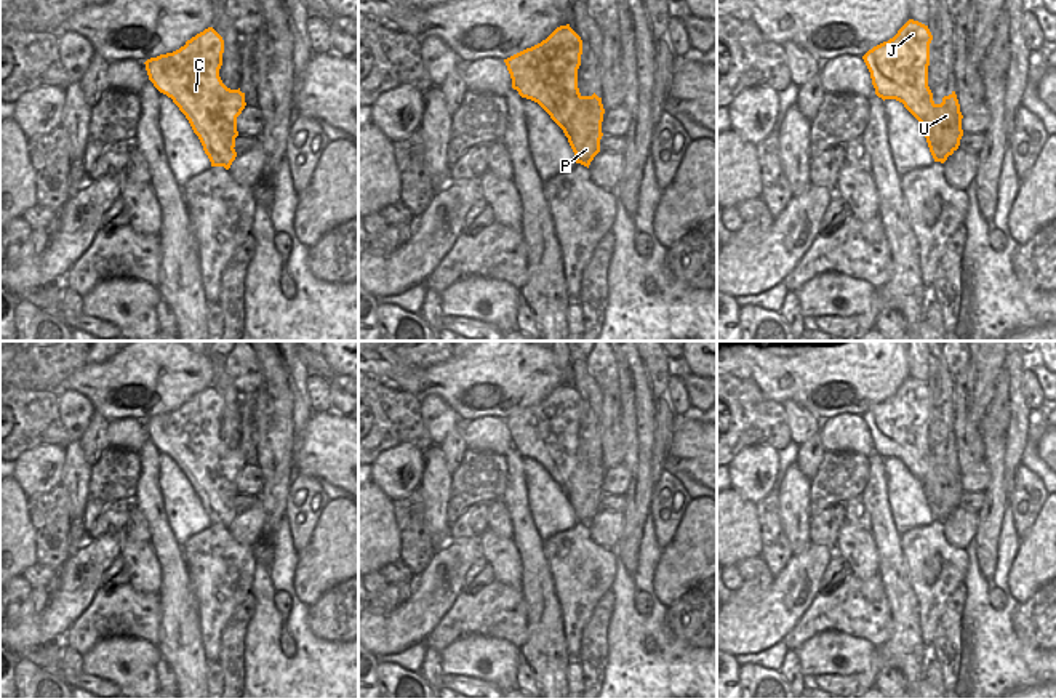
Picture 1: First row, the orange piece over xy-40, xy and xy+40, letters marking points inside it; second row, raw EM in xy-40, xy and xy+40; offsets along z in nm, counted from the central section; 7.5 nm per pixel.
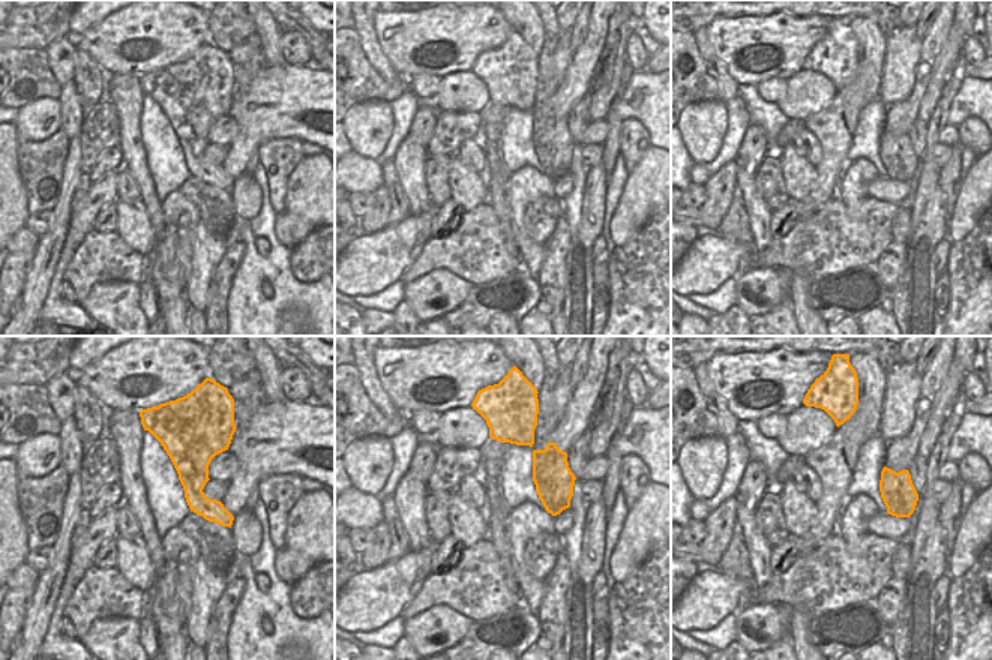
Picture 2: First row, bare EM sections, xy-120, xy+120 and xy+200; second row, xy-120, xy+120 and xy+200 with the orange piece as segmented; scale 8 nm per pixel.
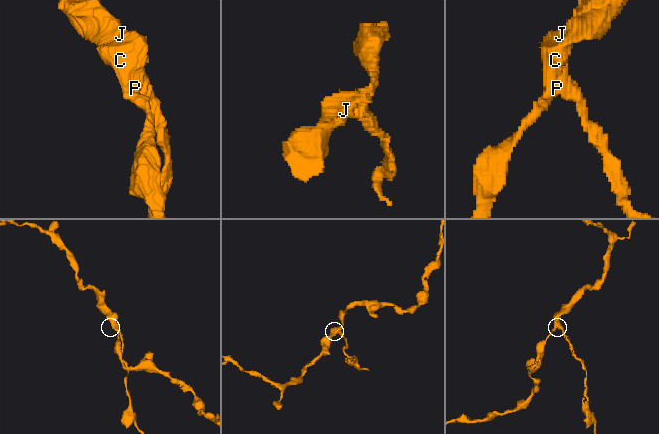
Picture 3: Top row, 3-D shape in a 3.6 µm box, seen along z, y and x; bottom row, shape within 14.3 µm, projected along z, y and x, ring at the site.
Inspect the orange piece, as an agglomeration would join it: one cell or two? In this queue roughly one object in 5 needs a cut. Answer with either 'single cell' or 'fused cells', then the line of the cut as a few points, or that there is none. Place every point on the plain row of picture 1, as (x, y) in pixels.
fused cells | xy (578, 449), (568, 479), (578, 492), (576, 516), (586, 521)

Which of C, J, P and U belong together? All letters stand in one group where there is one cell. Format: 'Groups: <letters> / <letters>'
Groups: C J / P U.

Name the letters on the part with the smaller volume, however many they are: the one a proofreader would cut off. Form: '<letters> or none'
P, U

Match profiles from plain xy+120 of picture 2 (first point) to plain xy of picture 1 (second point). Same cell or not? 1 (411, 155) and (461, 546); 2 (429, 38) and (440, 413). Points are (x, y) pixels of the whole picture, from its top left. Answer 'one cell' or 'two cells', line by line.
1: two cells
2: two cells

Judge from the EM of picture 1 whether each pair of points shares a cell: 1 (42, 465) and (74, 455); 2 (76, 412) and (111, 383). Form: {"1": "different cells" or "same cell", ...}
{"1": "different cells", "2": "different cells"}

